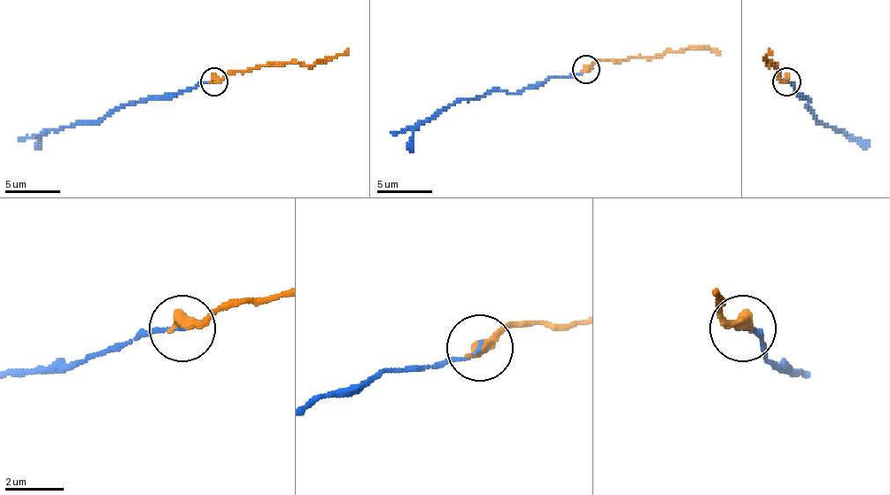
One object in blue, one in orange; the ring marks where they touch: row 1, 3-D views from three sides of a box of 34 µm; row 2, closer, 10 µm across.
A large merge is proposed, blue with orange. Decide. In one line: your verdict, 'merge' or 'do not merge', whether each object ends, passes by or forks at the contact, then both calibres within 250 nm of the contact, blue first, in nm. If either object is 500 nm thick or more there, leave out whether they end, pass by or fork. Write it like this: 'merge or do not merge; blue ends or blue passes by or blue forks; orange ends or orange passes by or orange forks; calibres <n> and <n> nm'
merge; blue ends; orange ends; calibres 100 and 440 nm

